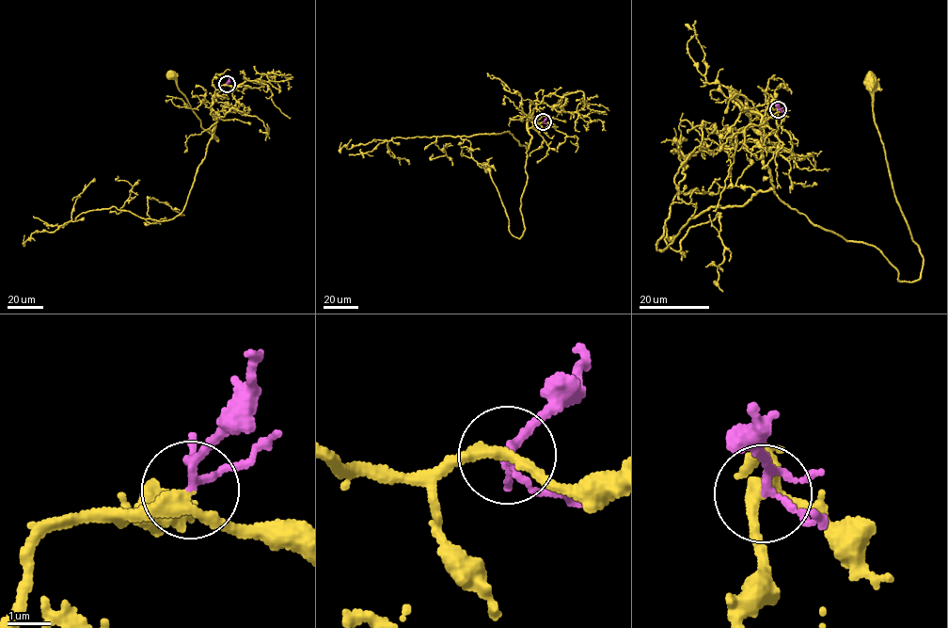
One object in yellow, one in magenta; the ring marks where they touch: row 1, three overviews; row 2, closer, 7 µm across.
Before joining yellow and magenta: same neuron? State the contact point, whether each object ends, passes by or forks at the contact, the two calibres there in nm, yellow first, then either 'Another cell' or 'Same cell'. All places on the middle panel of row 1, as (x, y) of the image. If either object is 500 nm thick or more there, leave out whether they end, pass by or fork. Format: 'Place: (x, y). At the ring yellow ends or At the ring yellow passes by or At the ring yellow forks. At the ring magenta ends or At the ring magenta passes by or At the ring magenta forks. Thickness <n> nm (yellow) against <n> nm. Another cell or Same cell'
Place: (543, 121). At the ring yellow passes by. At the ring magenta forks. Thickness 240 nm (yellow) against 130 nm. Same cell

